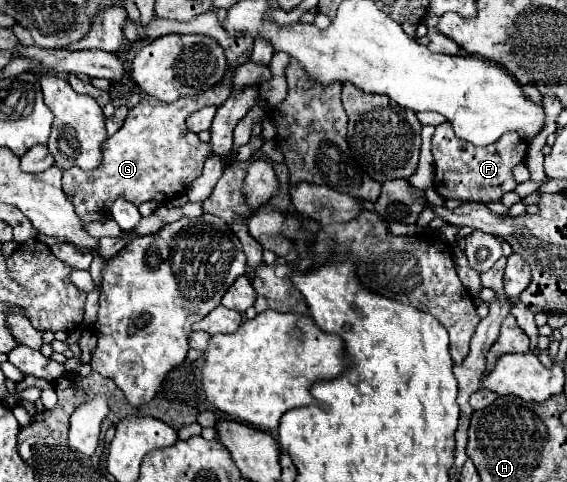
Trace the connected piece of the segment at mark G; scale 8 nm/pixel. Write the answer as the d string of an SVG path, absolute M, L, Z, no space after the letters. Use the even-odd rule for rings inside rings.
M225 76L215 88L211 88L211 92L201 92L195 98L185 96L183 100L177 100L175 104L163 104L151 96L141 98L139 104L135 104L129 110L129 116L127 116L123 128L115 136L111 136L103 142L103 162L99 168L88 172L85 170L63 172L63 192L75 204L77 216L83 218L83 222L105 220L109 216L109 208L117 196L125 196L129 202L139 206L149 200L157 200L157 202L165 204L165 202L181 196L183 192L187 192L187 188L201 174L206 159L213 152L210 143L202 142L197 134L187 129L186 120L195 110L199 110L203 106L221 106L229 98L229 94L231 94L231 78Z

